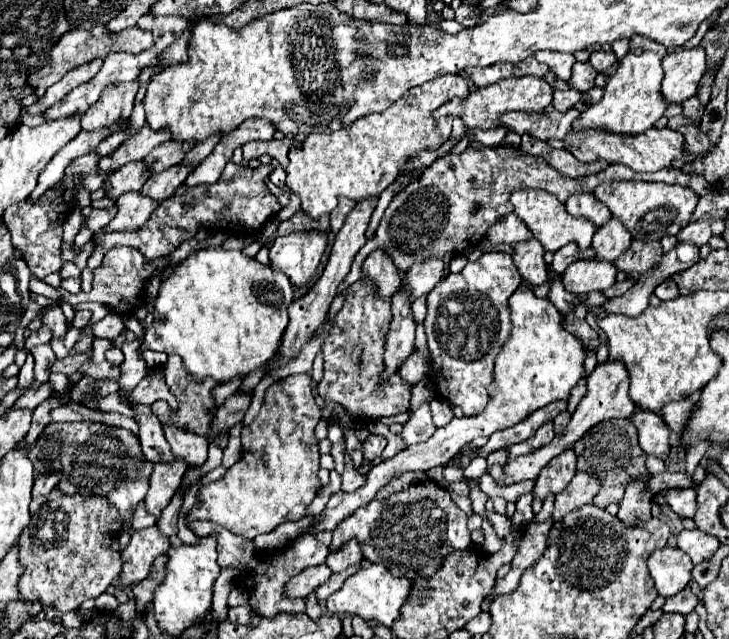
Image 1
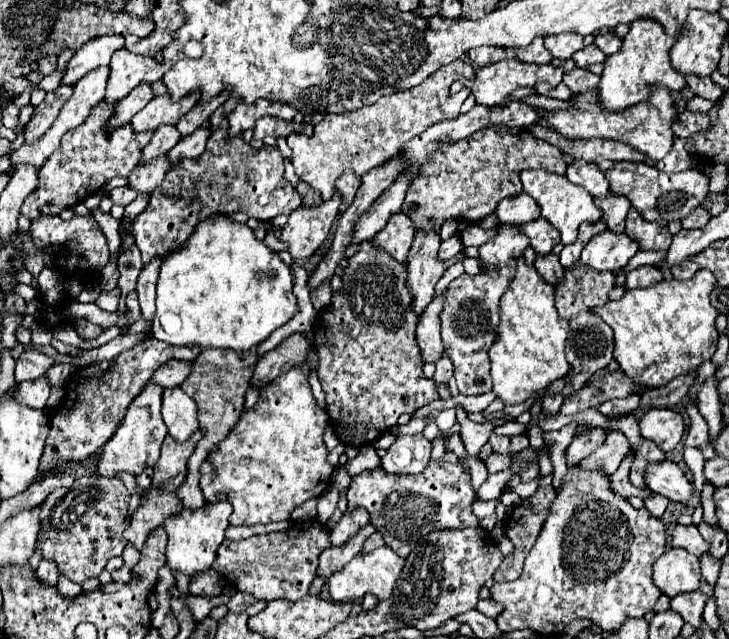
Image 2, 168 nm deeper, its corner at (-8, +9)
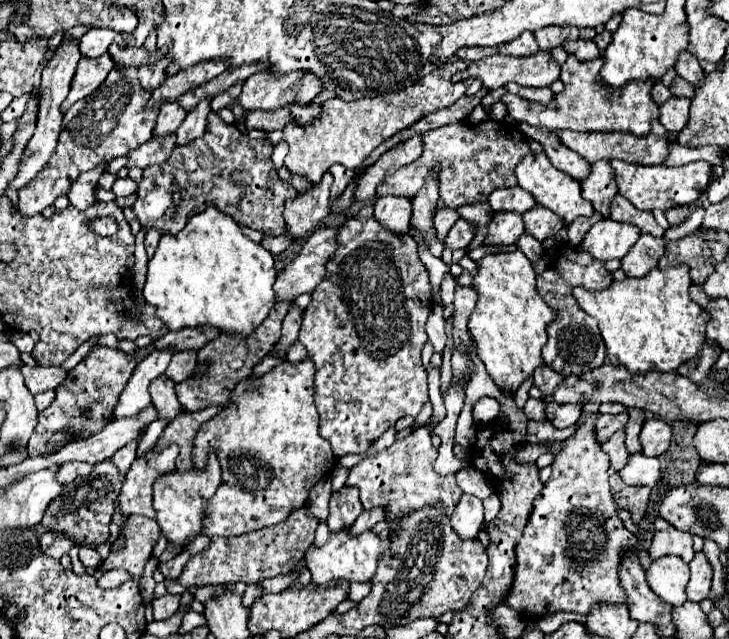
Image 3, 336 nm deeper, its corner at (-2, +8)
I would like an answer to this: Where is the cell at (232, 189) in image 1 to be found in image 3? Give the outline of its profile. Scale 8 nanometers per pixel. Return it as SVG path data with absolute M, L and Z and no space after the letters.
M210 113L204 137L174 147L166 163L144 169L138 199L132 209L146 231L158 229L162 235L178 233L186 221L202 213L208 203L216 203L240 225L248 225L266 235L282 235L284 203L296 195L296 189L278 177L272 163L272 147L266 139L254 141L240 133L234 123L226 123L218 113Z

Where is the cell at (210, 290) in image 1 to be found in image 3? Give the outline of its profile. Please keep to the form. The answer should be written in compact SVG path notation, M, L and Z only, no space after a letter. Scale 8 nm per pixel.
M212 205L200 215L188 219L186 227L178 235L162 235L156 253L148 263L144 299L156 307L156 317L170 331L210 325L226 335L248 337L268 317L276 303L274 283L276 269L270 251L266 251L260 243L250 241L230 215Z

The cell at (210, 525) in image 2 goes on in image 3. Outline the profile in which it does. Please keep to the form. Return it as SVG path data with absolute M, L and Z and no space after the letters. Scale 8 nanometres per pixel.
M216 455L208 457L208 467L198 473L198 471L188 471L188 473L170 473L166 477L160 477L154 483L154 509L156 509L156 521L162 529L162 535L166 537L166 541L170 545L178 545L184 547L188 545L190 539L198 537L202 533L204 527L204 519L206 519L206 503L210 499L210 495L214 495L220 487L220 465Z

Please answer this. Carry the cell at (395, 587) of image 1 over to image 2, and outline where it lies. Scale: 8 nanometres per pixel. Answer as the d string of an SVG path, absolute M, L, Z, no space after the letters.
M388 546L376 548L372 552L360 552L346 566L342 566L342 570L334 572L328 578L330 596L336 602L346 602L346 600L354 602L354 600L362 600L364 594L372 592L378 600L386 600L386 598L390 598L390 594L394 590L394 584L398 580L398 574L402 572L402 566L404 566L404 560Z

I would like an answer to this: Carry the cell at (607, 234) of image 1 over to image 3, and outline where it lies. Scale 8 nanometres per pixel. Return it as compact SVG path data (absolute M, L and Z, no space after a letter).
M594 163L592 175L588 175L588 181L582 183L582 197L588 199L594 205L594 209L608 219L612 199L616 195L618 195L618 187L612 179L610 163Z

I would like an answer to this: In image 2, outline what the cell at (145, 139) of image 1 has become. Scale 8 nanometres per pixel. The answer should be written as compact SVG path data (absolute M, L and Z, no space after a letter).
M154 96L134 118L132 126L136 132L156 130L162 124L176 124L194 104L198 98L182 98L182 102L170 102L170 98Z

